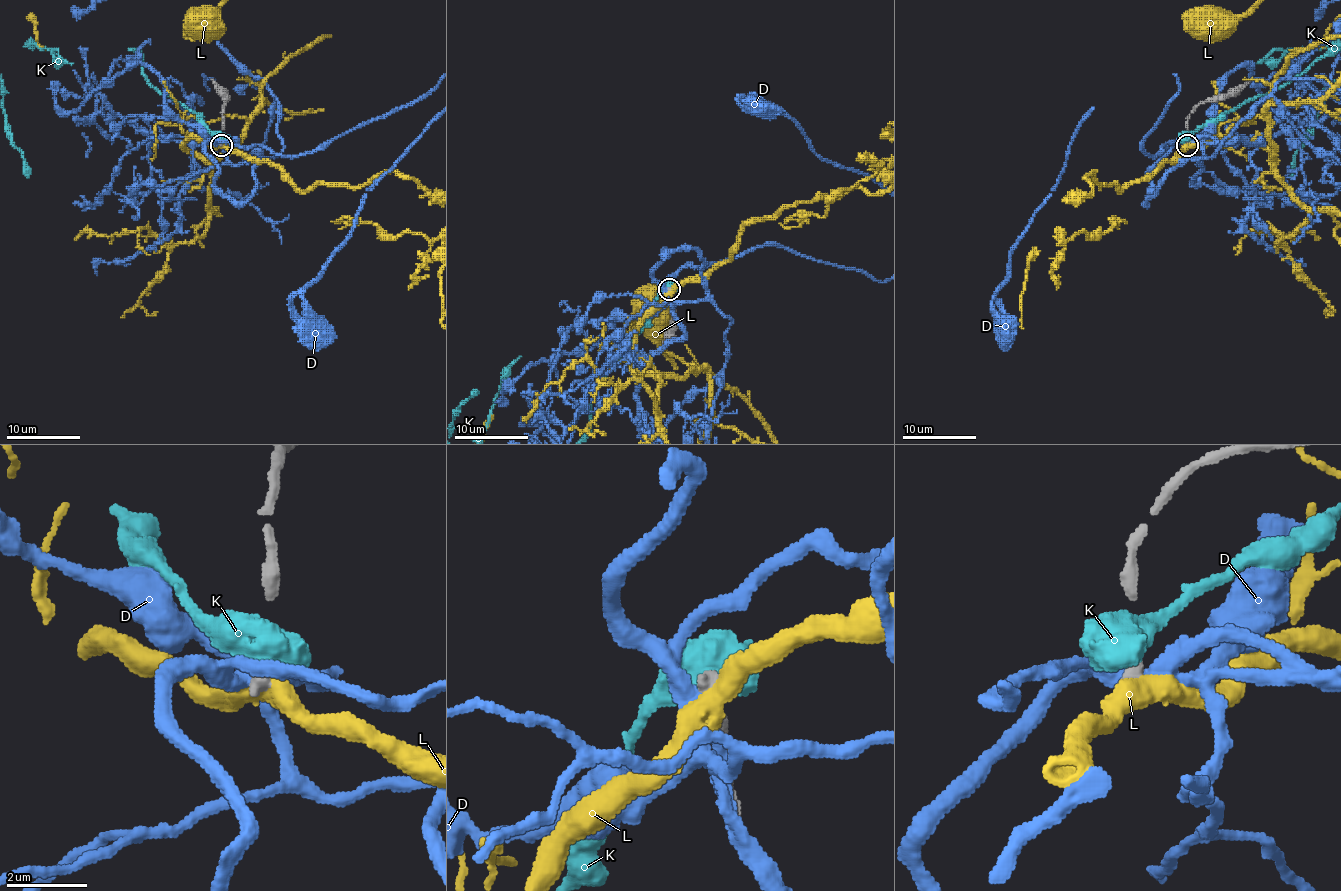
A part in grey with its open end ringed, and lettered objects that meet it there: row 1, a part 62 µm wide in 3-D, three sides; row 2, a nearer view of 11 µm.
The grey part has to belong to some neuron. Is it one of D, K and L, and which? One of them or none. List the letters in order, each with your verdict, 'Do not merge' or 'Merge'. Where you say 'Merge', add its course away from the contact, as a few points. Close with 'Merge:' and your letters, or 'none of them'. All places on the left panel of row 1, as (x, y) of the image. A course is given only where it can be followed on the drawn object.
D: Do not merge
K: Do not merge
L: Do not merge
Merge: none of them

